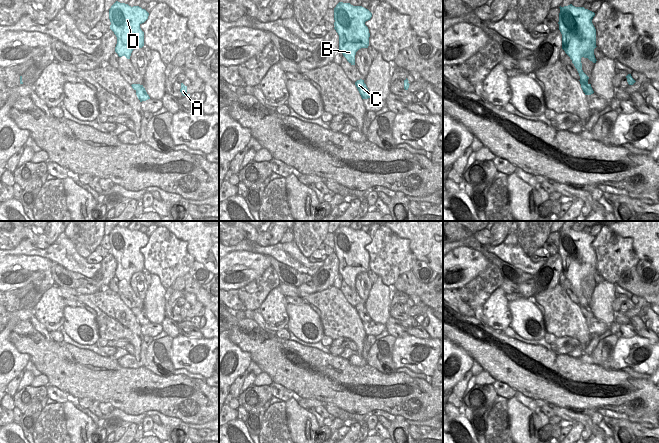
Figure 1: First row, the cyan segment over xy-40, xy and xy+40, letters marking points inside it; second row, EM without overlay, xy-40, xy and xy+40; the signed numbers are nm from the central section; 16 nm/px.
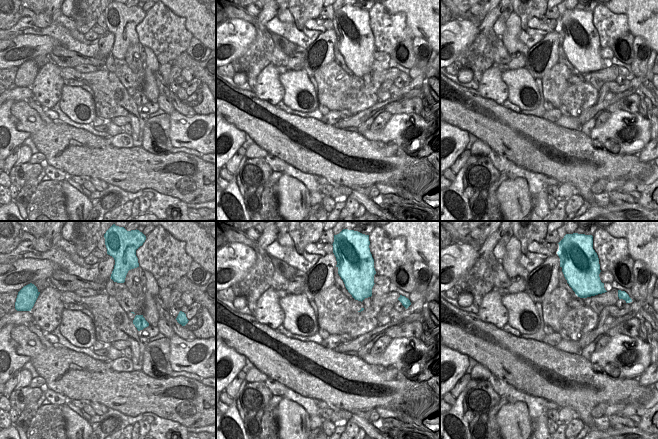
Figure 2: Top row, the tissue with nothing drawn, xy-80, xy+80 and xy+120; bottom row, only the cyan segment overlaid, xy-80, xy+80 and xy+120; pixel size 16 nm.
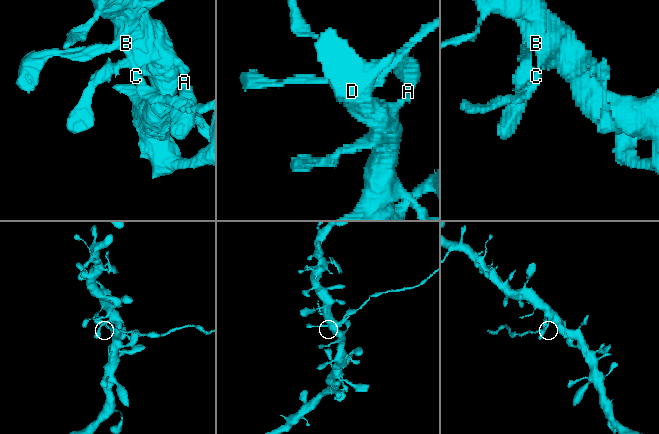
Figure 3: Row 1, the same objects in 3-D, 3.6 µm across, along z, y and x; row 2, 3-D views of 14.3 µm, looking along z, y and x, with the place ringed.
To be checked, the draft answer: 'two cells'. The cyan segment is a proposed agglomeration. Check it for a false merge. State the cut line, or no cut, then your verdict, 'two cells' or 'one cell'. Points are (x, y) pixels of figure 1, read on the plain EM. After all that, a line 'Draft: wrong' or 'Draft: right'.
cut xy+40 (587, 304), (580, 306); two cells
Draft: right

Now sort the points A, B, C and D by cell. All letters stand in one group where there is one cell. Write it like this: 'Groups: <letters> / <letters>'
Groups: A B D / C.

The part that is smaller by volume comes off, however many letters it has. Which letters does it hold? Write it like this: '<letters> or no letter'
C

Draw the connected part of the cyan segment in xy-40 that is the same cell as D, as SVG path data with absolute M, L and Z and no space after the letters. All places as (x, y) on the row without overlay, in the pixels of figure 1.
M116 225L109 233L110 253L117 261L115 276L119 281L130 283L136 272L144 270L144 256L140 249L148 243L149 237L139 230L129 230Z

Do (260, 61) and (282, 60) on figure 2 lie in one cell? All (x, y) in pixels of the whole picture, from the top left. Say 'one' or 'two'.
two

